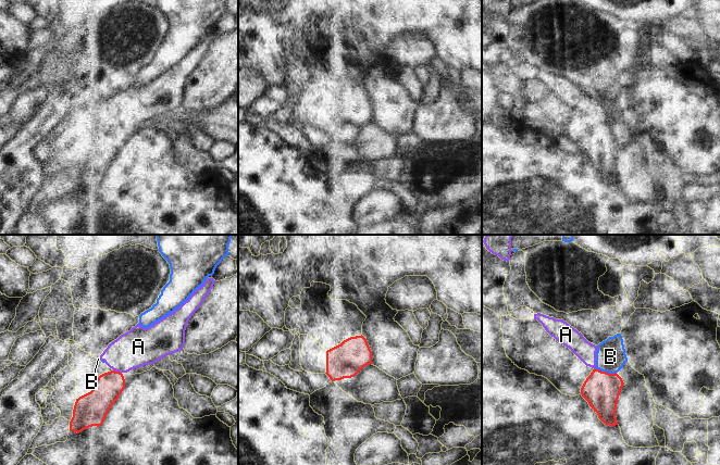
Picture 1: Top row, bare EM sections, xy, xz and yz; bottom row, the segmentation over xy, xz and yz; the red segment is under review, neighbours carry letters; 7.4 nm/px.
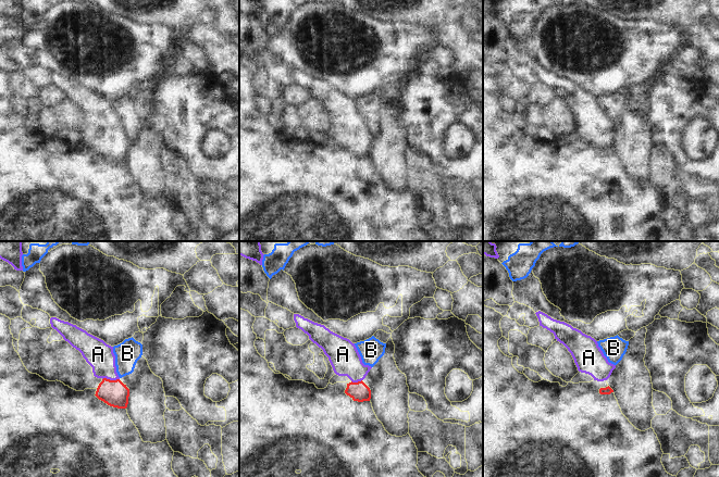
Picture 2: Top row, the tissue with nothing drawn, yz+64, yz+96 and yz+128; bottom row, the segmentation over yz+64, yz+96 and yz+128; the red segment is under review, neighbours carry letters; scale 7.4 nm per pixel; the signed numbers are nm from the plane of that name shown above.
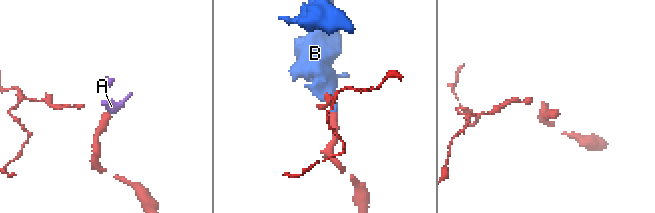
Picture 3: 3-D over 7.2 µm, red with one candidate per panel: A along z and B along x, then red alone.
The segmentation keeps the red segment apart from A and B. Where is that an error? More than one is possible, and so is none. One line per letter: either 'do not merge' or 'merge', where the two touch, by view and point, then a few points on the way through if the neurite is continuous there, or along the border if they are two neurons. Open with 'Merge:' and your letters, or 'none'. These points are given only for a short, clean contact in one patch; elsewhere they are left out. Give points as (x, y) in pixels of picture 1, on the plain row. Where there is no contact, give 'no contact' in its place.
Merge: A
A: merge | xy (118, 128) | across xy (109, 142), (118, 128), (119, 123), (138, 103)
B: do not merge | yz (605, 128) | along yz (595, 124), (609, 129), (616, 129)

